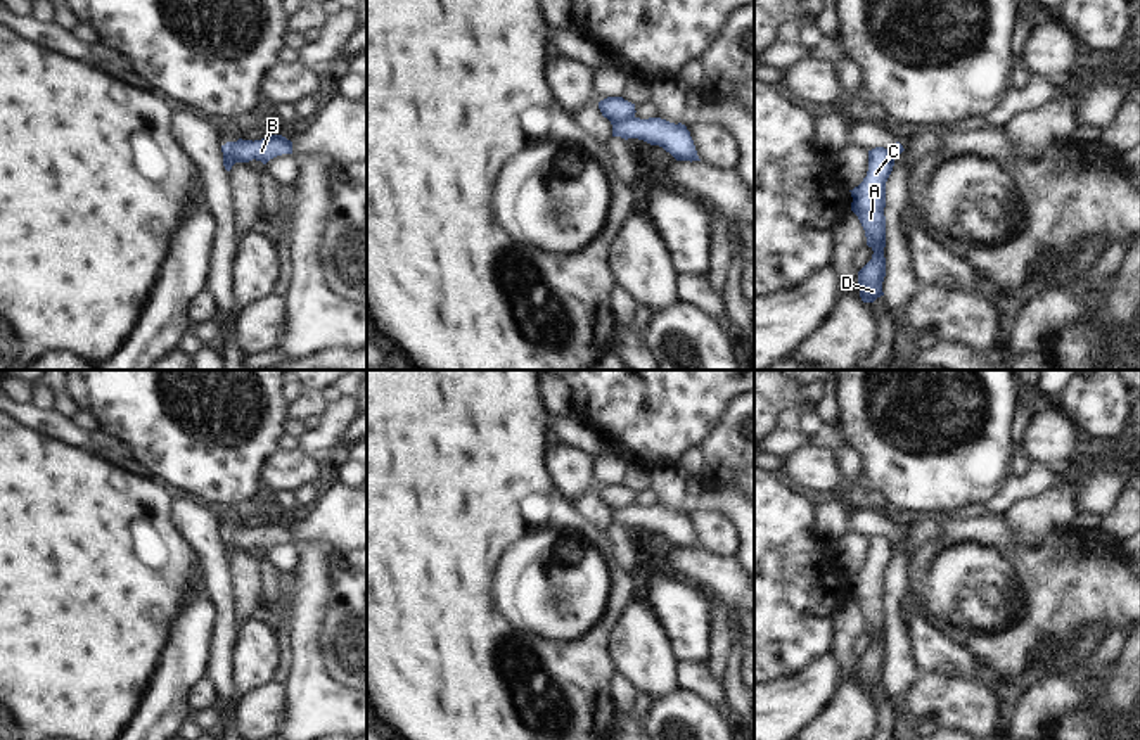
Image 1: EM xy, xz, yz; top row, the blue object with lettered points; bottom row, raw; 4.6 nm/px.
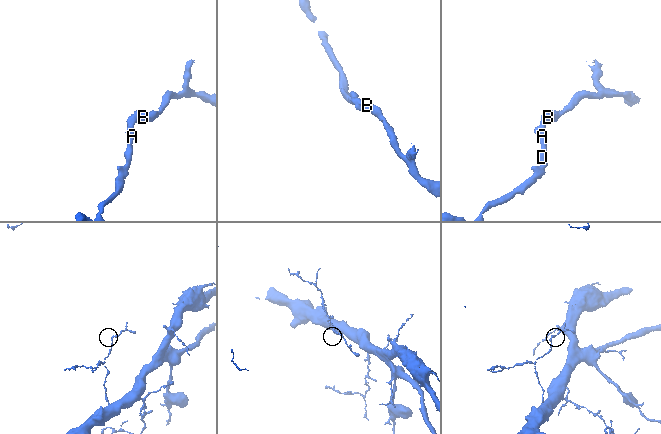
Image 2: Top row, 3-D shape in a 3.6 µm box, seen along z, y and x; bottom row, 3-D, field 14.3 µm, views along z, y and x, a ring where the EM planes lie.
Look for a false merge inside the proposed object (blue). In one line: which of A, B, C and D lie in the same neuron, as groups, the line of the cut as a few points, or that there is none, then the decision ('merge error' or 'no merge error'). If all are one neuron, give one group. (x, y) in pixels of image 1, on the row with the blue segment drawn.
A C D / B | xz (634, 116), (611, 121) | merge error

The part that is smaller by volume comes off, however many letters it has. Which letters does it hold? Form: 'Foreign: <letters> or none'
Foreign: B

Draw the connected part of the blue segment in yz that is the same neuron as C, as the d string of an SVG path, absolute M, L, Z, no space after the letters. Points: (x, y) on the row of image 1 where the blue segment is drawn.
M875 147L868 150L868 171L863 182L851 192L851 211L858 216L867 246L874 251L872 259L858 271L860 297L874 303L884 296L886 277L886 182L893 171L894 156L889 149Z

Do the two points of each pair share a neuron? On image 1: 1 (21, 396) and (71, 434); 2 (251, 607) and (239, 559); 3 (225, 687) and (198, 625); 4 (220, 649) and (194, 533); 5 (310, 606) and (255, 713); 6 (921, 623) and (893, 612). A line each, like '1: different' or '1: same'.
1: different
2: same
3: different
4: same
5: different
6: different

